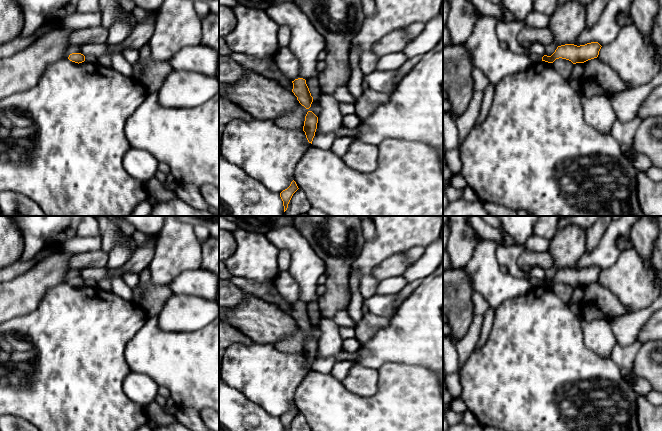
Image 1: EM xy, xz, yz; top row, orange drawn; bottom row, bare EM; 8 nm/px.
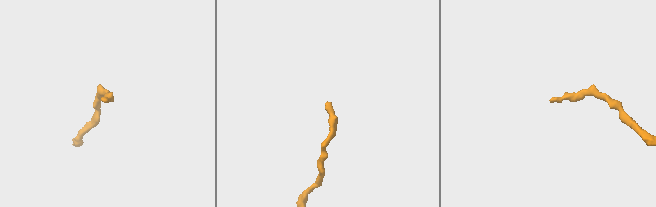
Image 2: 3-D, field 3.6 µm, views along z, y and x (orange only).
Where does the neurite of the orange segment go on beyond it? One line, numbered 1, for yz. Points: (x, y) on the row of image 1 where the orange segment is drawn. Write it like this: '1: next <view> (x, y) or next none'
1: next none

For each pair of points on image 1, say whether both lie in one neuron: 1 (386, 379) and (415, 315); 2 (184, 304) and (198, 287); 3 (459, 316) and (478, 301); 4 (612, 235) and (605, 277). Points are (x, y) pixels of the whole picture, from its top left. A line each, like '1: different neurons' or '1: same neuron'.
1: different neurons
2: different neurons
3: different neurons
4: different neurons

